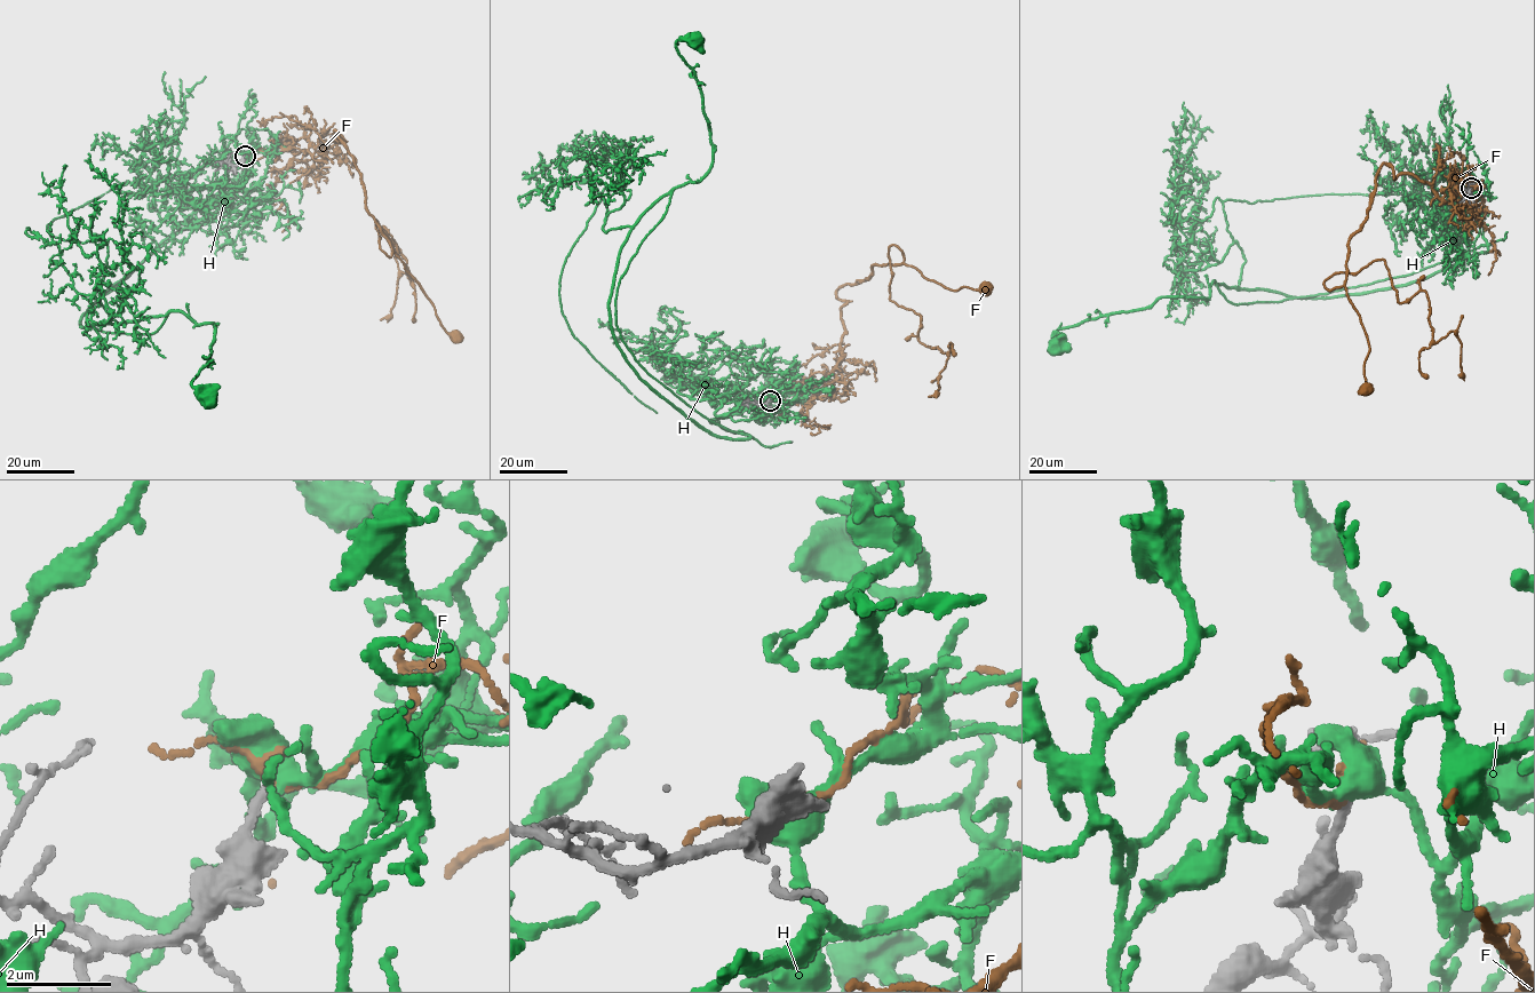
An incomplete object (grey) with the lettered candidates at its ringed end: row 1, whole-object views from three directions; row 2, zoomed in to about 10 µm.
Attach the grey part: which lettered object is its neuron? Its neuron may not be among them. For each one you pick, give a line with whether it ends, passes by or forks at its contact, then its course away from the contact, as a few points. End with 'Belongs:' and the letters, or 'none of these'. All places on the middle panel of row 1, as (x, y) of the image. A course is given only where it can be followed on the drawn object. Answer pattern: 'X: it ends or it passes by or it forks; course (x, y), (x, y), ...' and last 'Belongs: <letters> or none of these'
Belongs: none of these

